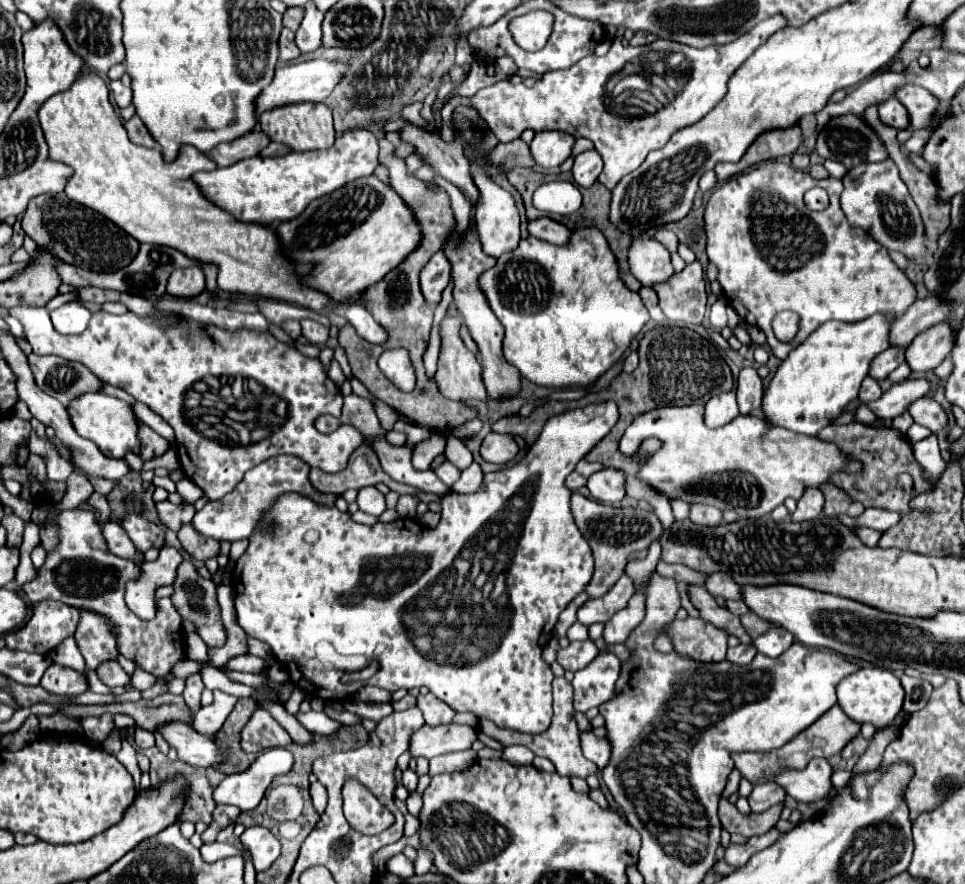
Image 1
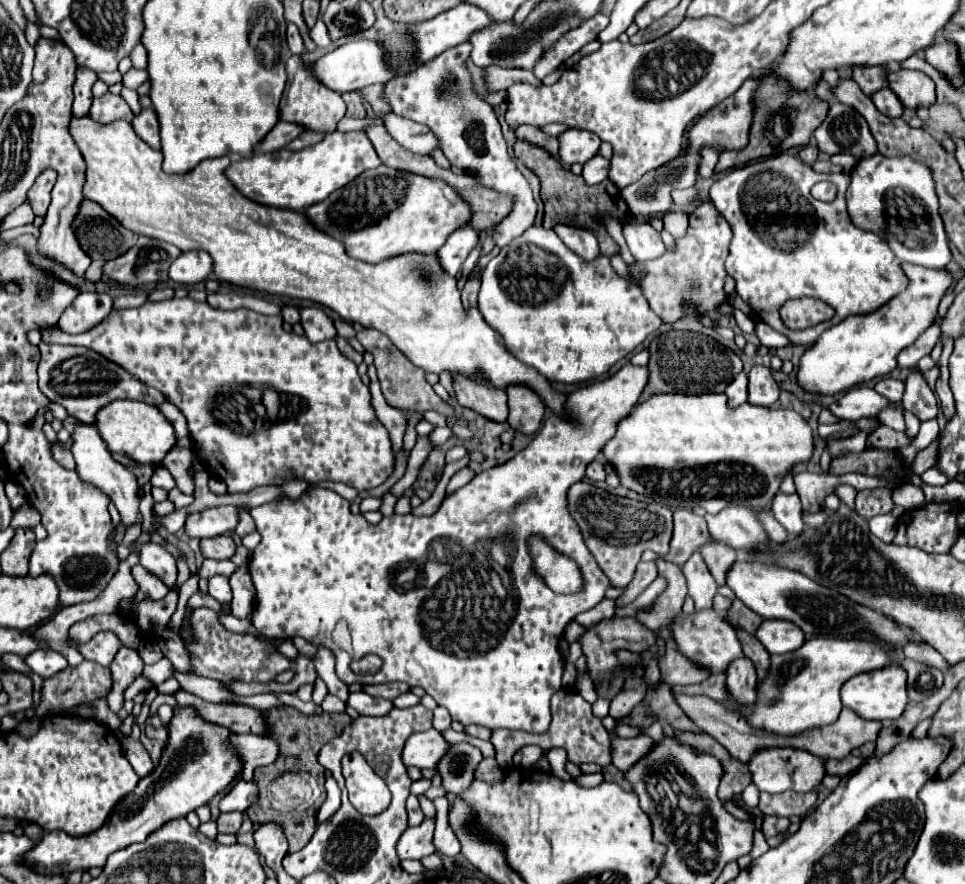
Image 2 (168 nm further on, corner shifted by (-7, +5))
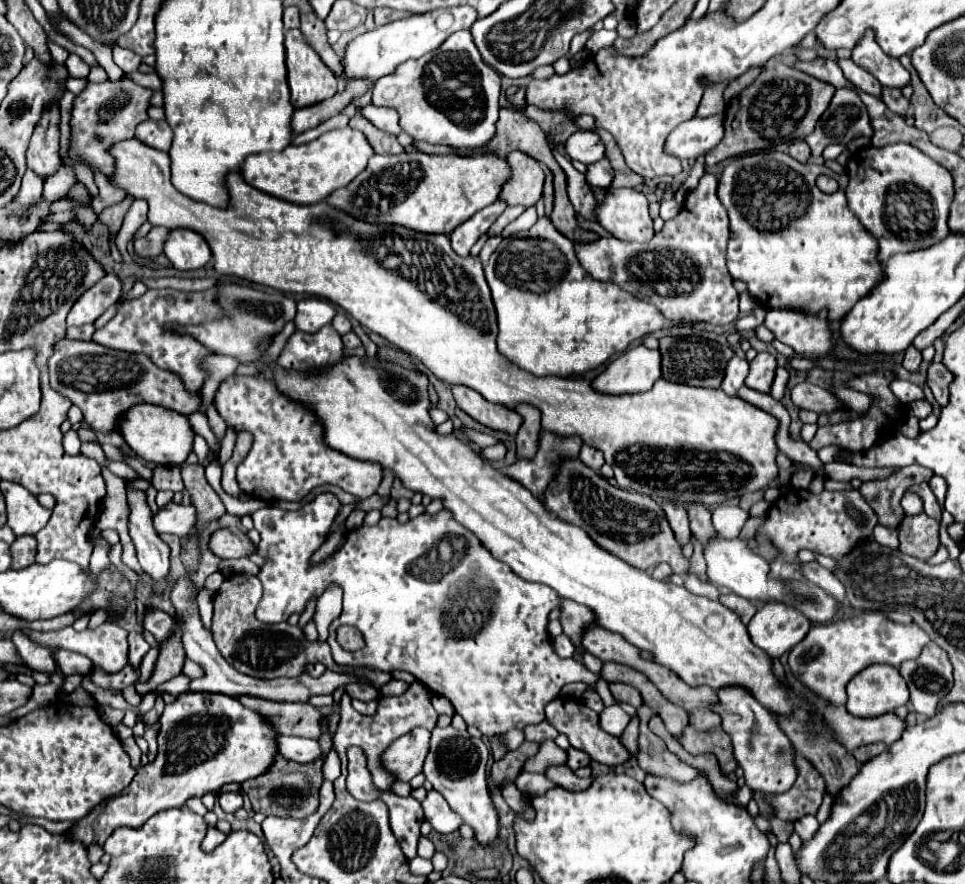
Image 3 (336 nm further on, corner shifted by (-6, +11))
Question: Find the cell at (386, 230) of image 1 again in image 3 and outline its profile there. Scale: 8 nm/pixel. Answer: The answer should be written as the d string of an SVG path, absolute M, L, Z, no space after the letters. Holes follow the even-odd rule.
M409 151L399 155L373 155L369 167L361 175L357 175L357 179L353 179L353 183L349 183L347 187L333 191L327 203L333 203L333 207L341 211L349 211L349 215L357 219L365 219L367 223L397 223L427 233L437 233L437 231L451 233L457 225L467 221L479 209L495 203L505 185L505 179L509 177L511 177L511 167L507 159L495 153L479 153L469 157L455 155L455 153L429 155L421 151Z

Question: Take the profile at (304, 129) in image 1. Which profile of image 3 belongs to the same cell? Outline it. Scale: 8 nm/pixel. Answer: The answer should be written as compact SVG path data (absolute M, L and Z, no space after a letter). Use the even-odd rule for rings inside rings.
M299 29L285 31L285 51L291 103L295 107L307 107L337 93L337 77L305 43Z

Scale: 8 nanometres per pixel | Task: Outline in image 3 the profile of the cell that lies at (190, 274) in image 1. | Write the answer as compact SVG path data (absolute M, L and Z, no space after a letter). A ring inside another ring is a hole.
M171 229L165 239L165 255L179 271L191 271L211 261L207 241L191 229Z

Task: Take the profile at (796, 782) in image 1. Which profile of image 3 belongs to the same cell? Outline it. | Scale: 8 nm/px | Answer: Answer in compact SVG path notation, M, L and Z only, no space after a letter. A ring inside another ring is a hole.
M727 687L725 691L717 691L719 703L709 709L715 711L723 719L723 731L731 737L733 757L745 773L745 783L753 791L765 793L785 793L795 783L795 755L781 755L781 747L789 747L791 741L777 725L777 719L769 711L765 711L751 695L745 695L739 687Z

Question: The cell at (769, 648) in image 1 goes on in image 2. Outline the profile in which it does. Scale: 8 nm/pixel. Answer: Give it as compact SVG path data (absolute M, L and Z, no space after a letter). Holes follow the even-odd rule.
M762 621L762 625L756 631L756 637L766 647L768 653L776 655L790 653L806 641L802 629L798 629L790 621Z

